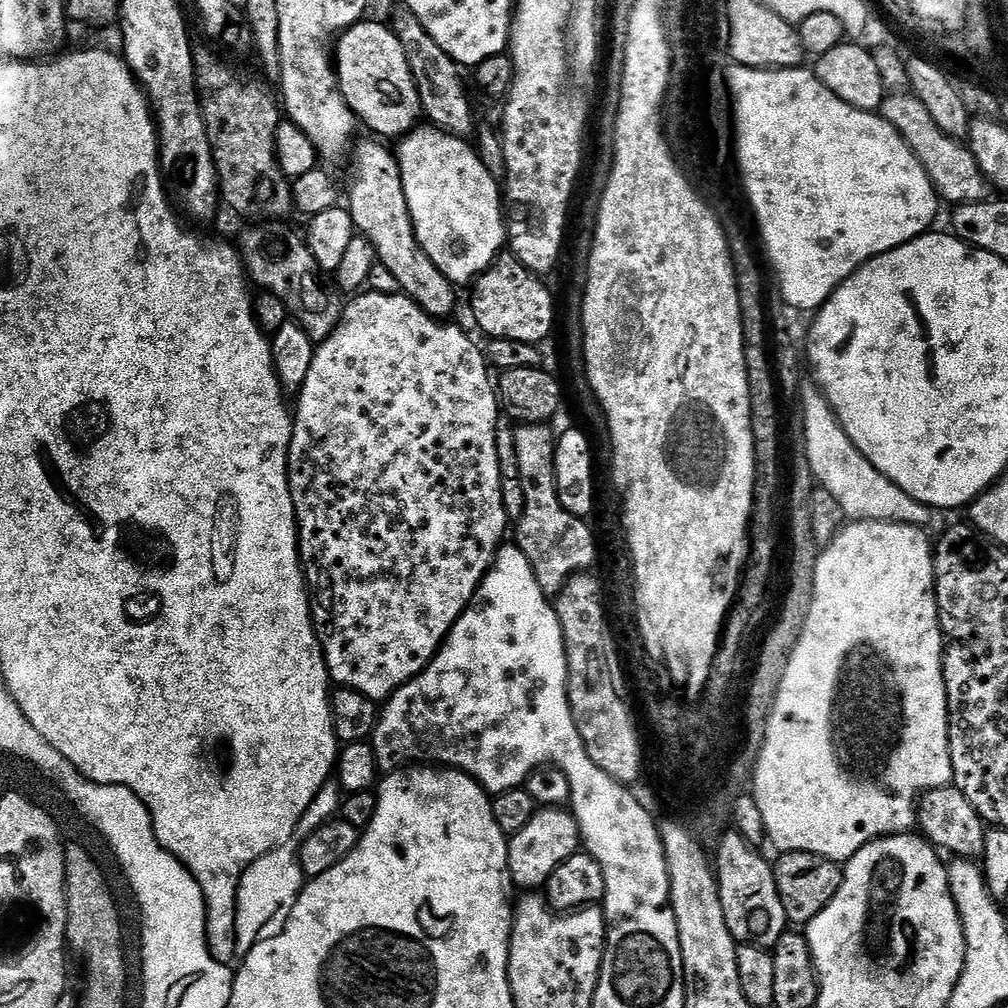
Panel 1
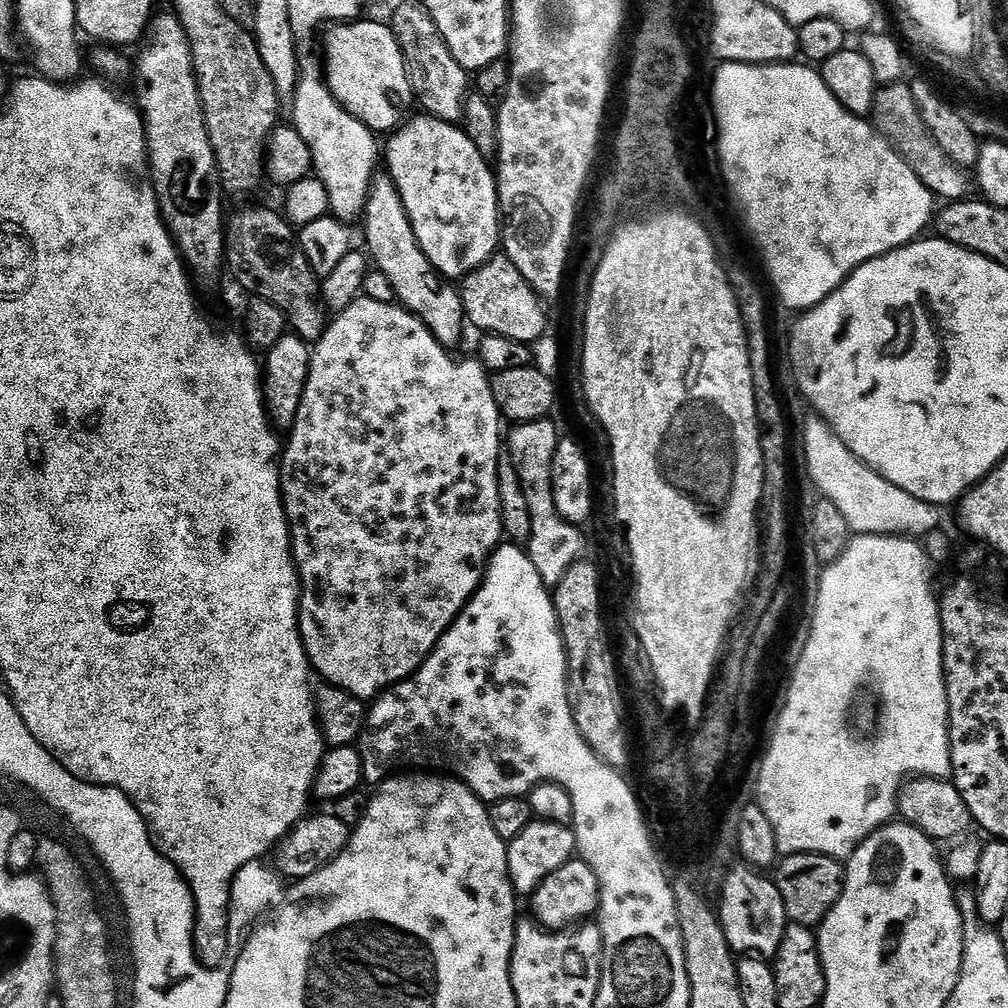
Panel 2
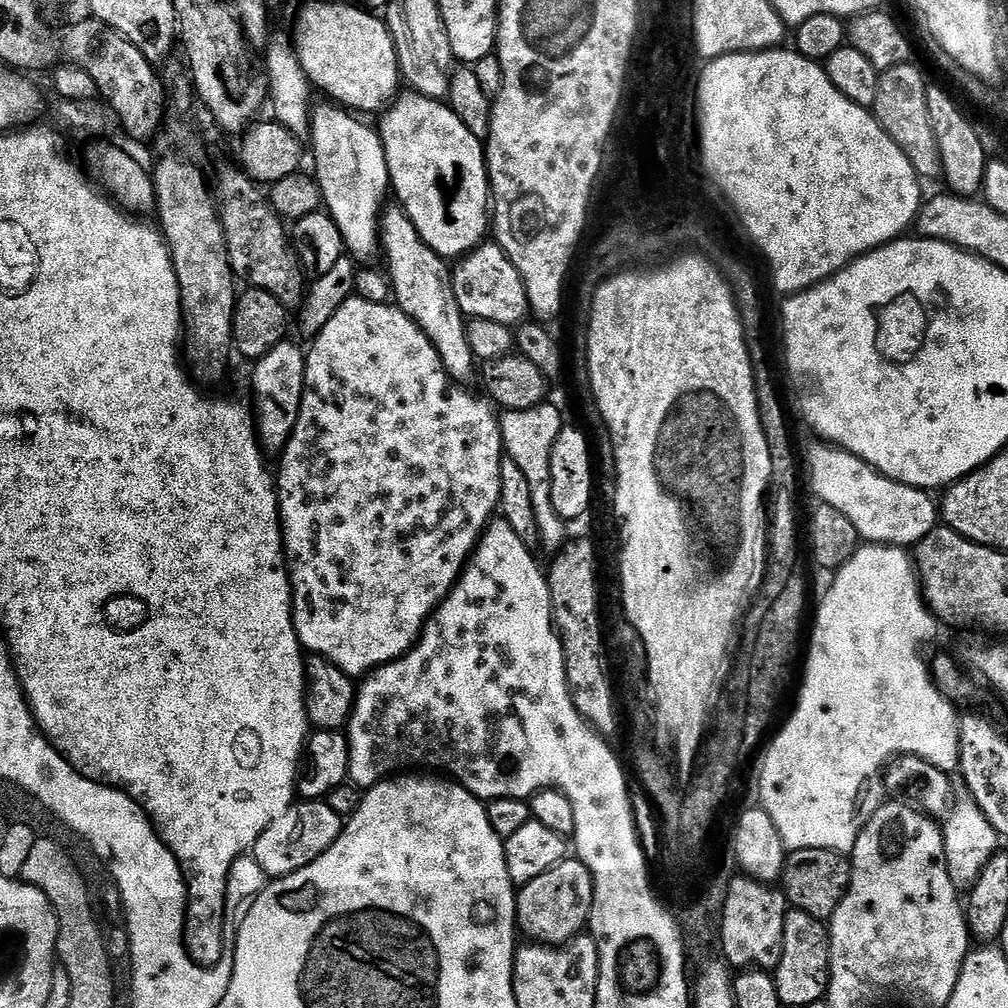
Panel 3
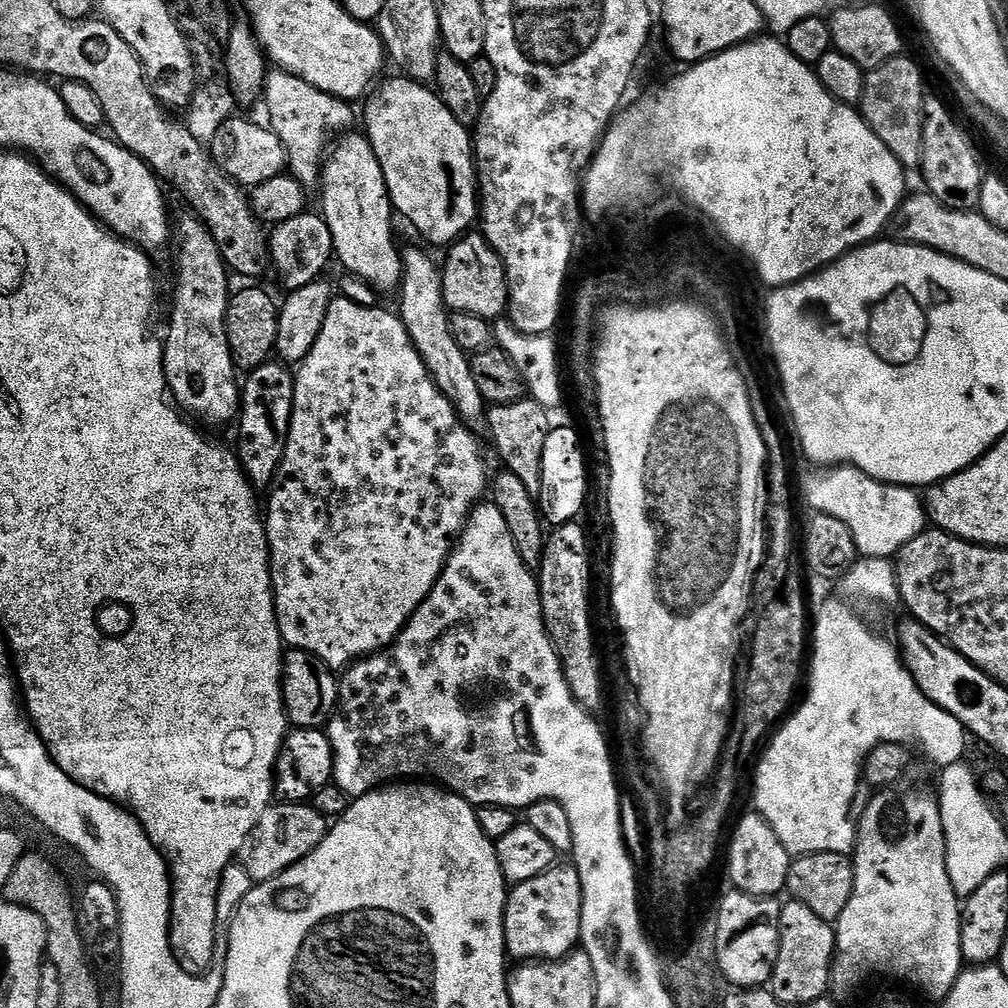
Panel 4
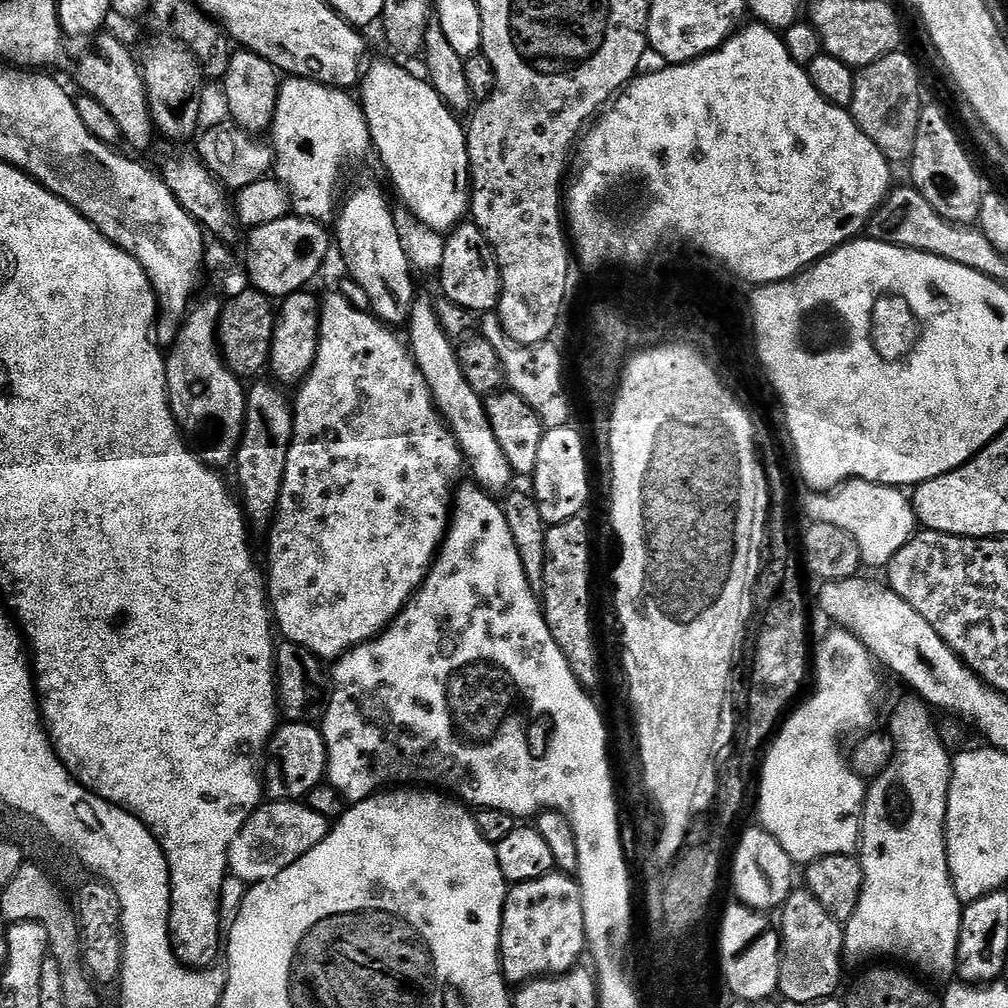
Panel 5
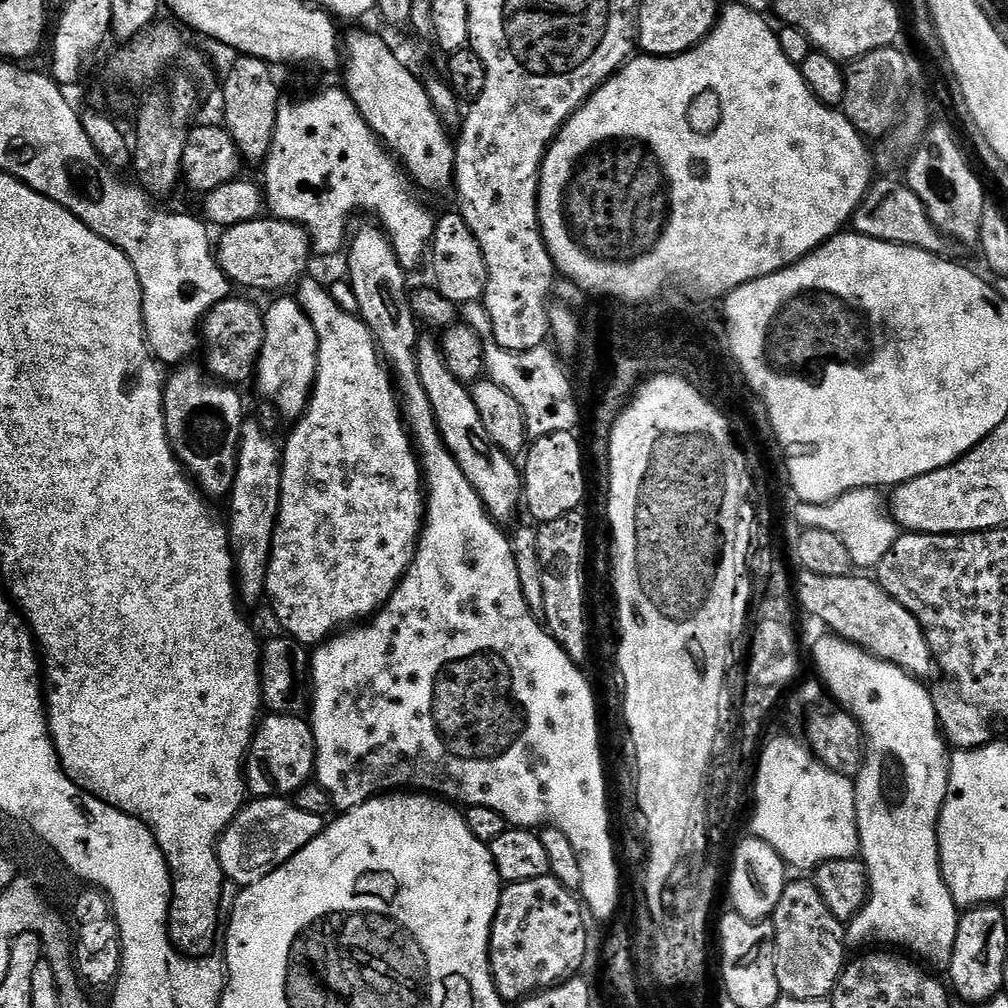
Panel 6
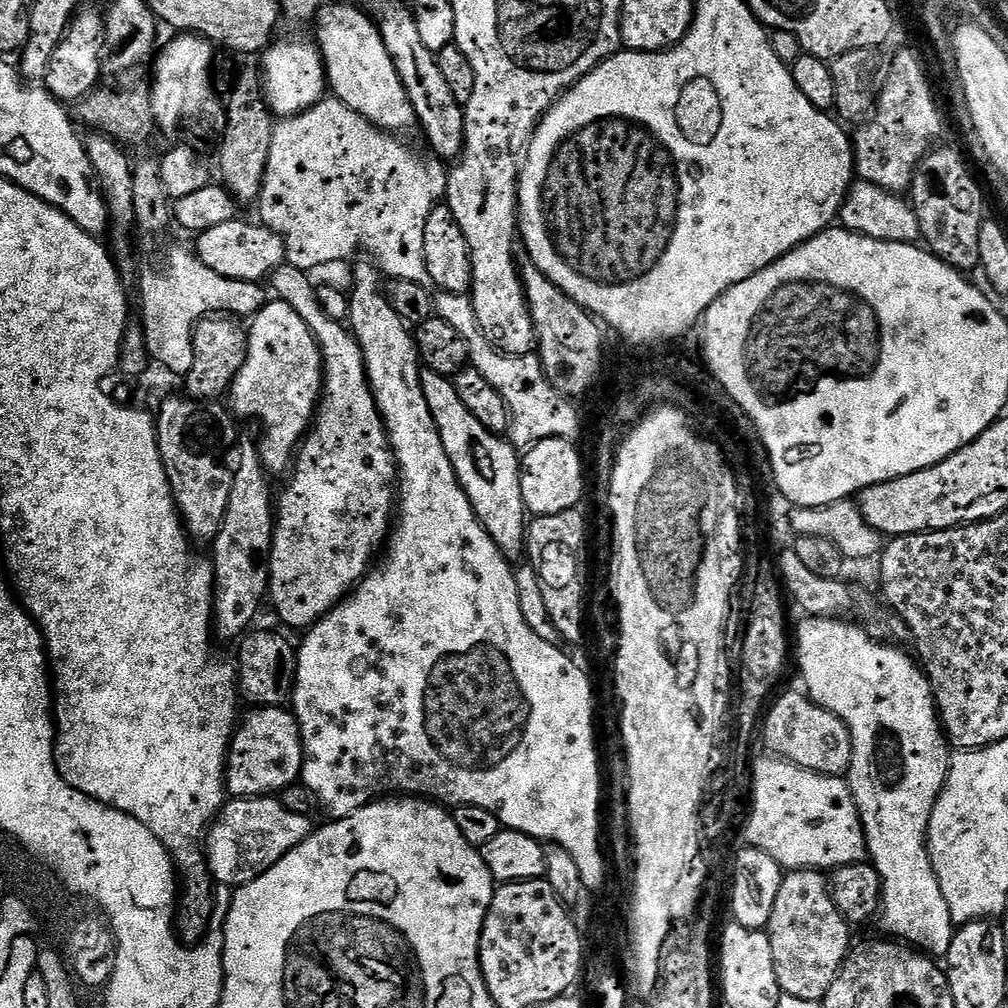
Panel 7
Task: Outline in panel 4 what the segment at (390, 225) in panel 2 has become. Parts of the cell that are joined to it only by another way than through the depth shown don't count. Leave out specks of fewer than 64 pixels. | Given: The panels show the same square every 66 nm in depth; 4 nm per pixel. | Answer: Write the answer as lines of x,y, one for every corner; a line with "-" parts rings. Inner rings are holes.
405,247
402,259
404,279
398,289
400,321
412,335
412,341
431,370
436,384
451,398
453,406
460,413
460,419
465,422
483,421
486,416
486,402
482,398
482,390
478,390
469,353
465,352
456,339
450,309
444,298
444,274
441,265
437,261
435,264
420,248

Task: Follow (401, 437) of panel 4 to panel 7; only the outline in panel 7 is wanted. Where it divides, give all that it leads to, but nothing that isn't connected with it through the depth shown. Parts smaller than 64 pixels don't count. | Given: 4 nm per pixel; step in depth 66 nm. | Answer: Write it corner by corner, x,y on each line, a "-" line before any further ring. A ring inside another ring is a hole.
287,262
273,270
270,275
270,283
275,299
286,302
298,314
298,318
302,318
302,322
306,322
309,330
316,335
316,342
320,346
320,354
324,357
324,386
320,402
314,417
314,427
305,435
298,451
294,456
294,463
290,468
288,480
288,492
279,493
278,511
274,516
274,531
272,533
272,551
269,558
269,586
270,604
276,607
276,612
280,615
280,620
288,628
300,628
299,630
307,630
313,624
317,624
321,618
330,611
331,608
337,608
348,599
350,593
355,589
356,585
368,575
373,567
372,559
376,556
376,551
385,547
386,541
390,536
390,529
394,524
394,509
398,504
398,463
396,461
396,453
392,450
392,443
388,440
388,429
384,427
384,418
380,414
380,408
376,405
376,398
372,393
372,387
368,384
368,370
364,365
364,354
360,349
360,343
352,335
351,331
341,321
335,320
326,314
323,309
322,302
319,301
317,285
312,285
312,280
307,271
303,268
295,268
293,264

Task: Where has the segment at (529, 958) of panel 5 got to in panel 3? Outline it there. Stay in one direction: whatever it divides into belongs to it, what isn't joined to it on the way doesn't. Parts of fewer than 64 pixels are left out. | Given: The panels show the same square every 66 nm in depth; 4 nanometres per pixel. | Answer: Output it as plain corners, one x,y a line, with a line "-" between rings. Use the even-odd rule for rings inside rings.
566,858
558,866
538,874
516,893
516,922
529,941
545,946
563,946
588,928
594,903
594,882
586,865
578,858

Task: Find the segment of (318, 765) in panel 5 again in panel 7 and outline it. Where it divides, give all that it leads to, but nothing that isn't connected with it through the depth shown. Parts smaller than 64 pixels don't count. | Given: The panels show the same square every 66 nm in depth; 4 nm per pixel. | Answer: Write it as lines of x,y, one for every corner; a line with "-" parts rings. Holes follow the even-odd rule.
256,706
253,712
245,711
232,736
232,747
228,750
226,769
226,792
229,797
275,797
286,790
286,786
297,783
304,771
304,743
295,715
287,707
270,708

